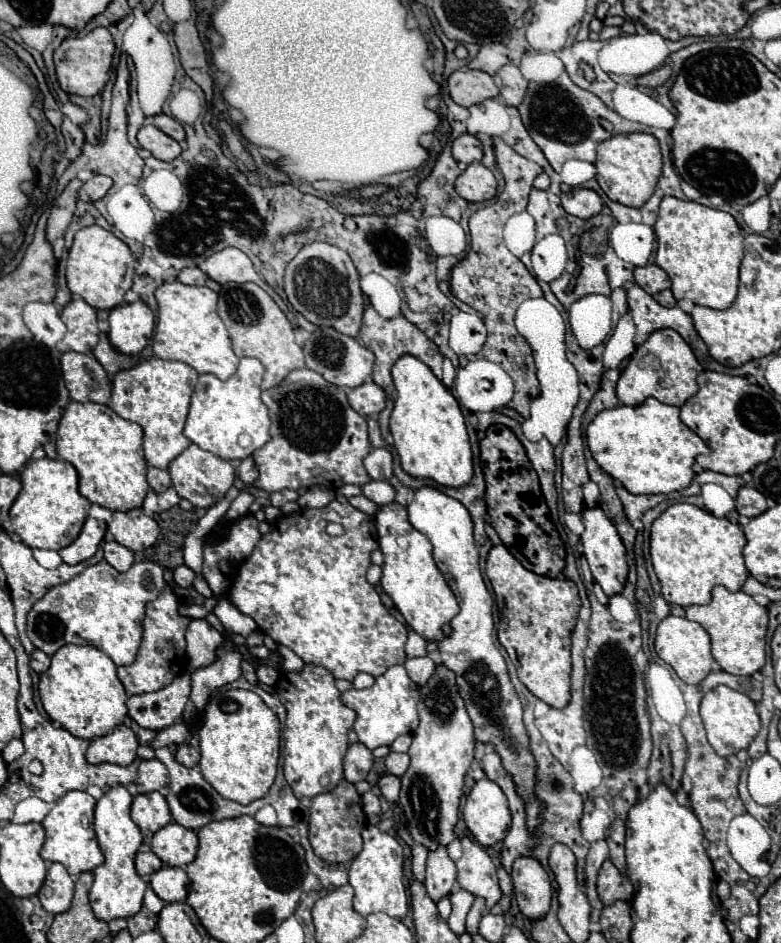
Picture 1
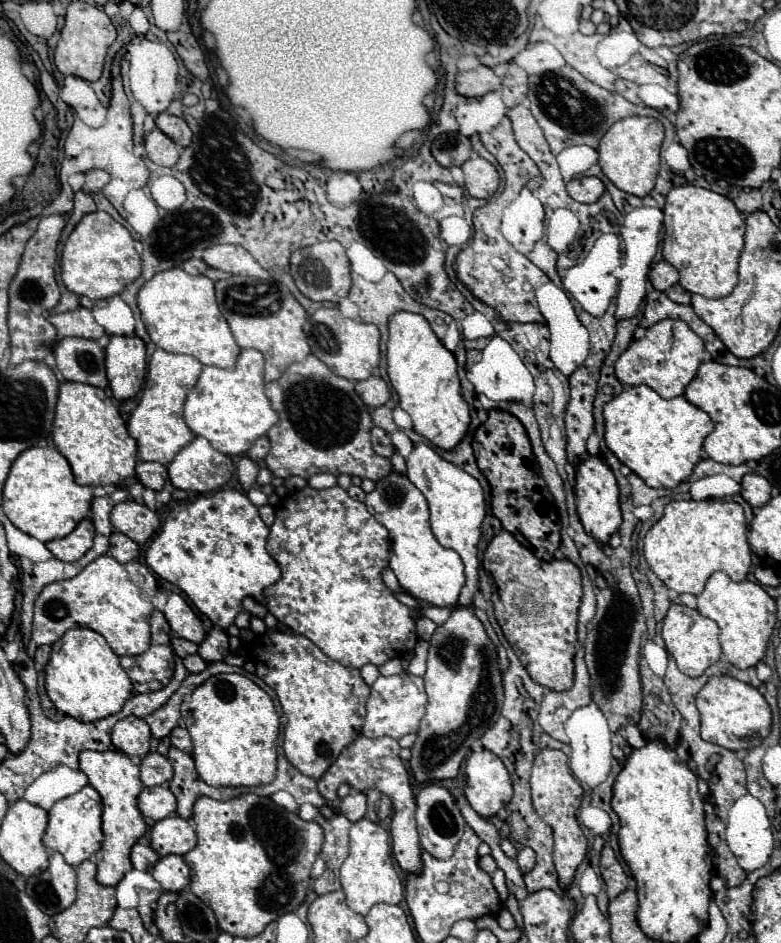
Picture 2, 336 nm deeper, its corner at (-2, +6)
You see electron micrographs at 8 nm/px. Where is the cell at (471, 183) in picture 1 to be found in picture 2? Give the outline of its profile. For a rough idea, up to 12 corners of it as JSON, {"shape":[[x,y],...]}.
{"shape":[[471,156],[463,166],[473,198],[491,198],[499,174],[491,162]]}

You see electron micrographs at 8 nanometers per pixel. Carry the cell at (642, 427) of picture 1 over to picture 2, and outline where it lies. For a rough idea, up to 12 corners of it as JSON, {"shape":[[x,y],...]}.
{"shape":[[649,386],[603,406],[605,444],[651,488],[685,482],[713,432]]}

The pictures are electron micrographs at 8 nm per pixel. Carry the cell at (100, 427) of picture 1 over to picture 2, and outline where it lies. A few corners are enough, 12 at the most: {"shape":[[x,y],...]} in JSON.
{"shape":[[61,384],[53,442],[81,486],[135,478],[137,442],[101,388]]}

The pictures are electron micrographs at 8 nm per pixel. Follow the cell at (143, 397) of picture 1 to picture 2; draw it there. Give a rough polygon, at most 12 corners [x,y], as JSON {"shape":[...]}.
{"shape":[[161,348],[129,434],[167,466],[195,438],[183,404],[203,364]]}

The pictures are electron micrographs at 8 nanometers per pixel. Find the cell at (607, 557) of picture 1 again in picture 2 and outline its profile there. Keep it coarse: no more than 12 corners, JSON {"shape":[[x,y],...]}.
{"shape":[[589,456],[577,466],[581,524],[599,544],[621,526],[611,468]]}

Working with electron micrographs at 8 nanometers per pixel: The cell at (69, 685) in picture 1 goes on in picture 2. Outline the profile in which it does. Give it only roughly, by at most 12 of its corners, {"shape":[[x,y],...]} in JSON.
{"shape":[[99,632],[52,646],[45,690],[57,710],[97,722],[133,684]]}

